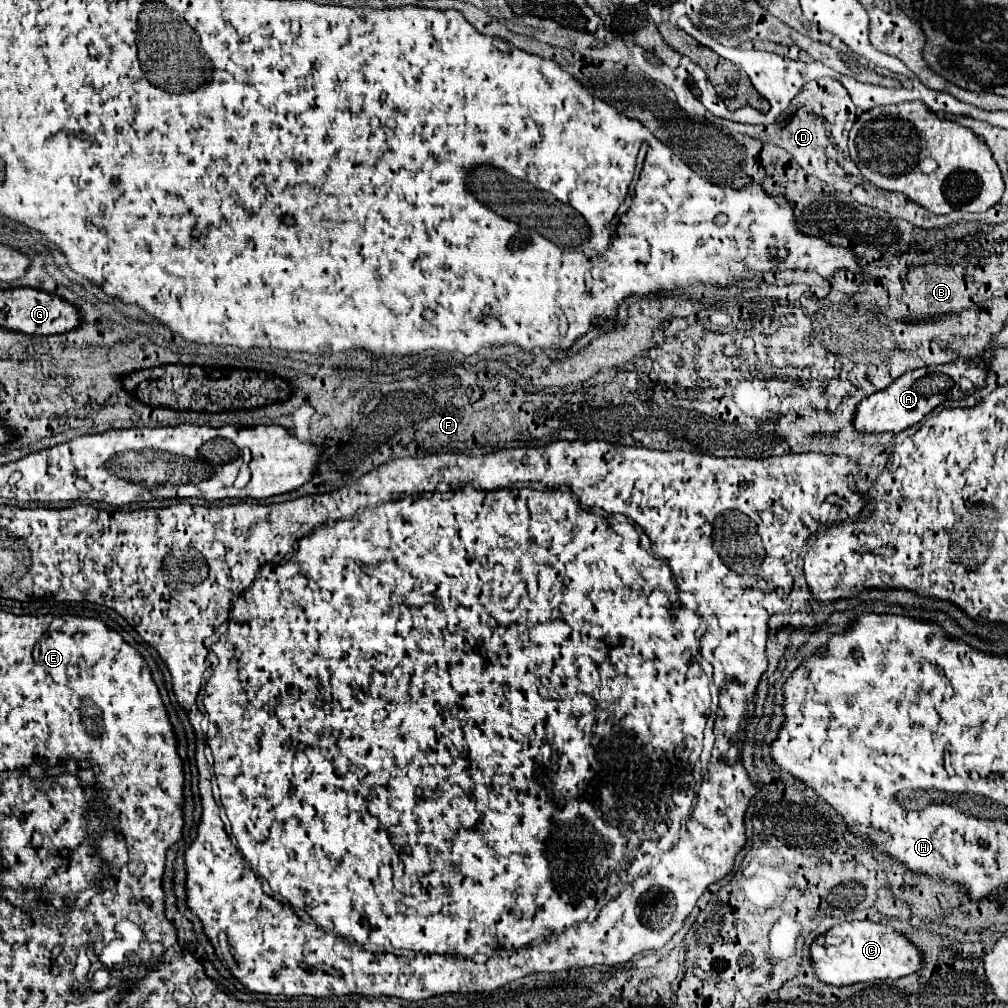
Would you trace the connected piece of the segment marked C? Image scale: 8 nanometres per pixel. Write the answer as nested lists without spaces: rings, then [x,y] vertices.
[[[853,921],[839,923],[827,933],[819,935],[811,947],[811,963],[815,975],[829,985],[853,985],[859,981],[875,979],[899,979],[911,973],[917,973],[923,965],[923,951],[907,939],[907,935],[897,929],[871,923],[871,921]]]

